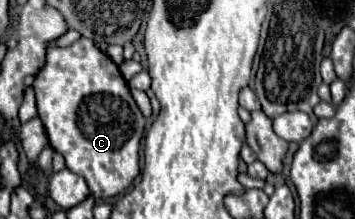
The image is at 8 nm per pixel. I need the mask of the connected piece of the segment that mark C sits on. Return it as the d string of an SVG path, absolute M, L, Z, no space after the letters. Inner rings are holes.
M82 37L70 47L50 47L46 51L46 63L34 79L34 89L38 117L46 129L50 147L64 155L66 167L86 179L96 199L110 199L124 193L140 173L140 139L144 135L146 119L132 99L118 65L112 63L112 59L100 51L94 41Z

